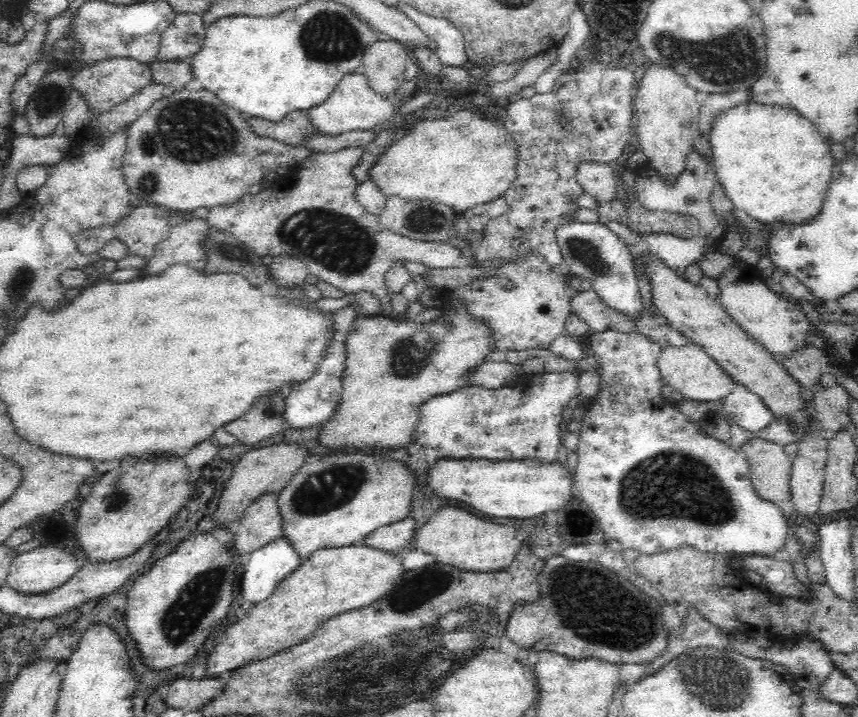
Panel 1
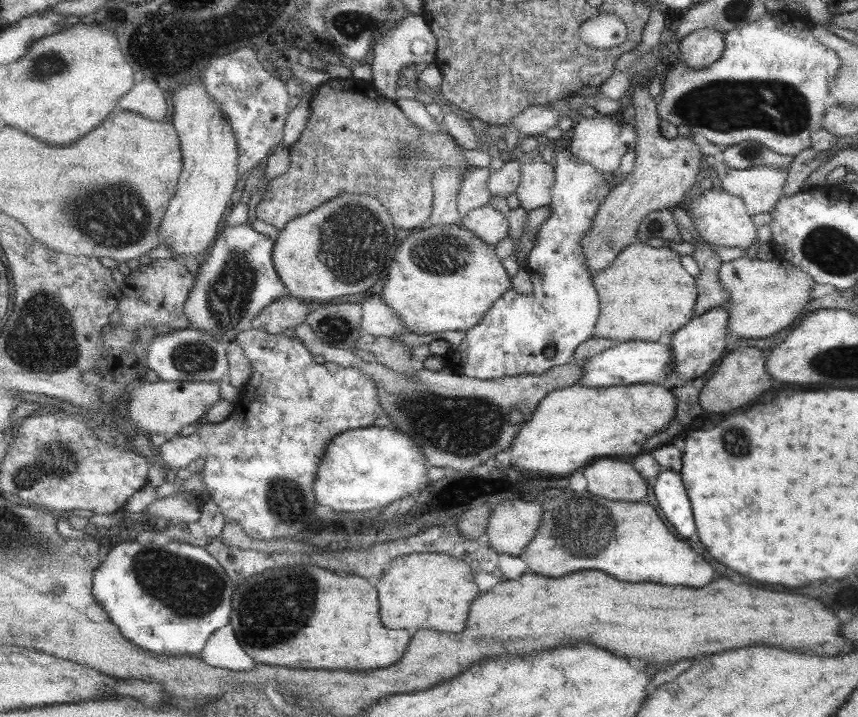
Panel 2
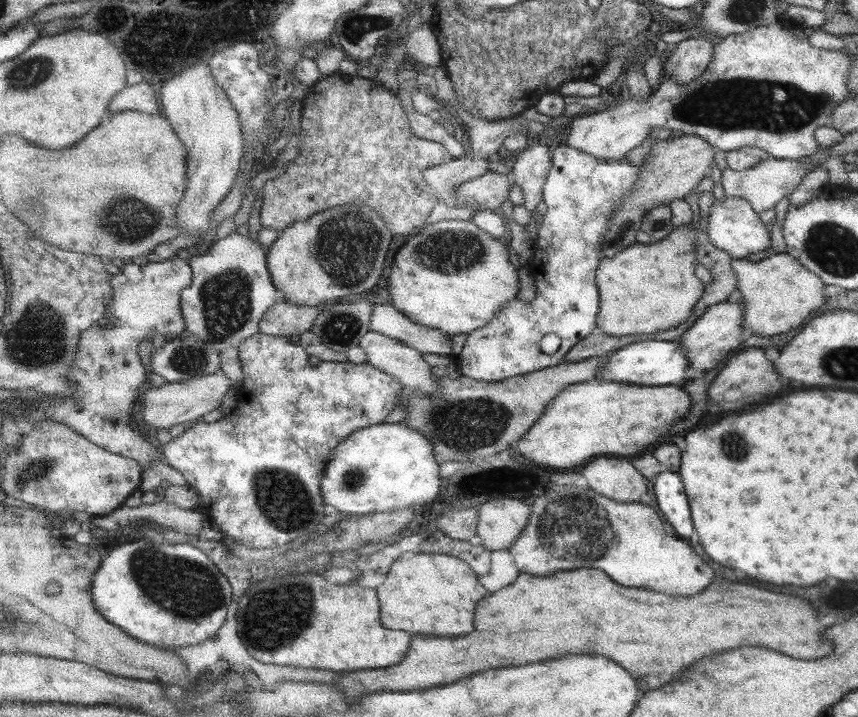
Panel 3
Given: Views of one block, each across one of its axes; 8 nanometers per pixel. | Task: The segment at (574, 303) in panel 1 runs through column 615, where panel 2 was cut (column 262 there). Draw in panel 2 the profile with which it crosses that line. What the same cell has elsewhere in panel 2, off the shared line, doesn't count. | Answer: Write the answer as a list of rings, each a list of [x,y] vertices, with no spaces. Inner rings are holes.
[[[287,294],[279,298],[275,304],[267,306],[267,310],[263,310],[259,318],[255,318],[253,330],[265,330],[269,334],[281,334],[287,328],[297,330],[303,322],[307,322],[309,314],[311,312],[301,302],[301,298]]]

